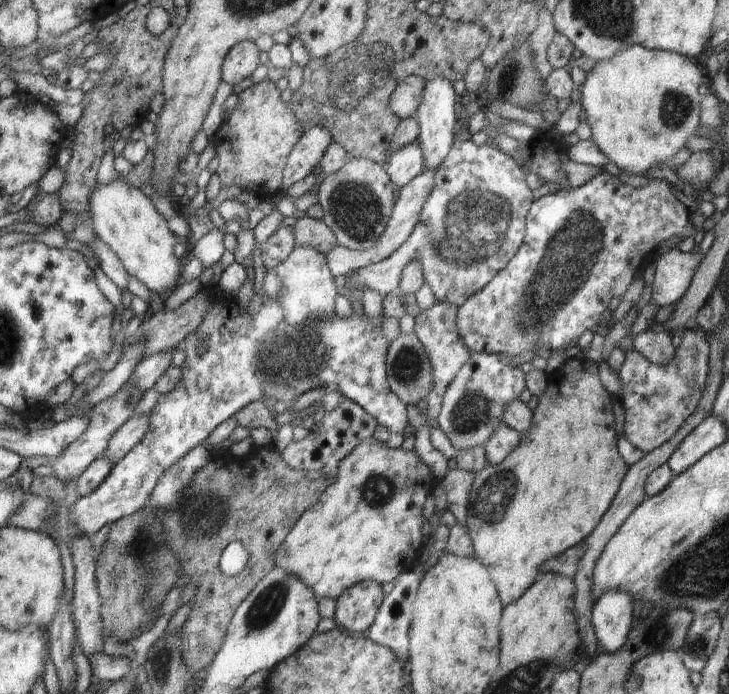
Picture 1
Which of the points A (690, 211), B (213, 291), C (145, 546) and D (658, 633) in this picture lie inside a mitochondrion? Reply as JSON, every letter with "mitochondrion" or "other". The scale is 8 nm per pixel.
{"A":"other","B":"other","C":"mitochondrion","D":"mitochondrion"}

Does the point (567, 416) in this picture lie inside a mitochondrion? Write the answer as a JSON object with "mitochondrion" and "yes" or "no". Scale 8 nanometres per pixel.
{"mitochondrion":"no"}

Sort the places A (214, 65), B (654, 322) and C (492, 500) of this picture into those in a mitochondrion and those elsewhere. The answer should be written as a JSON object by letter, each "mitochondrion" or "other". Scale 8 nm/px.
{"A":"other","B":"other","C":"mitochondrion"}

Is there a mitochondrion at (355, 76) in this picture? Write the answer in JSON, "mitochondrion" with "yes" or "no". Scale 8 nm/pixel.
{"mitochondrion":"yes"}

